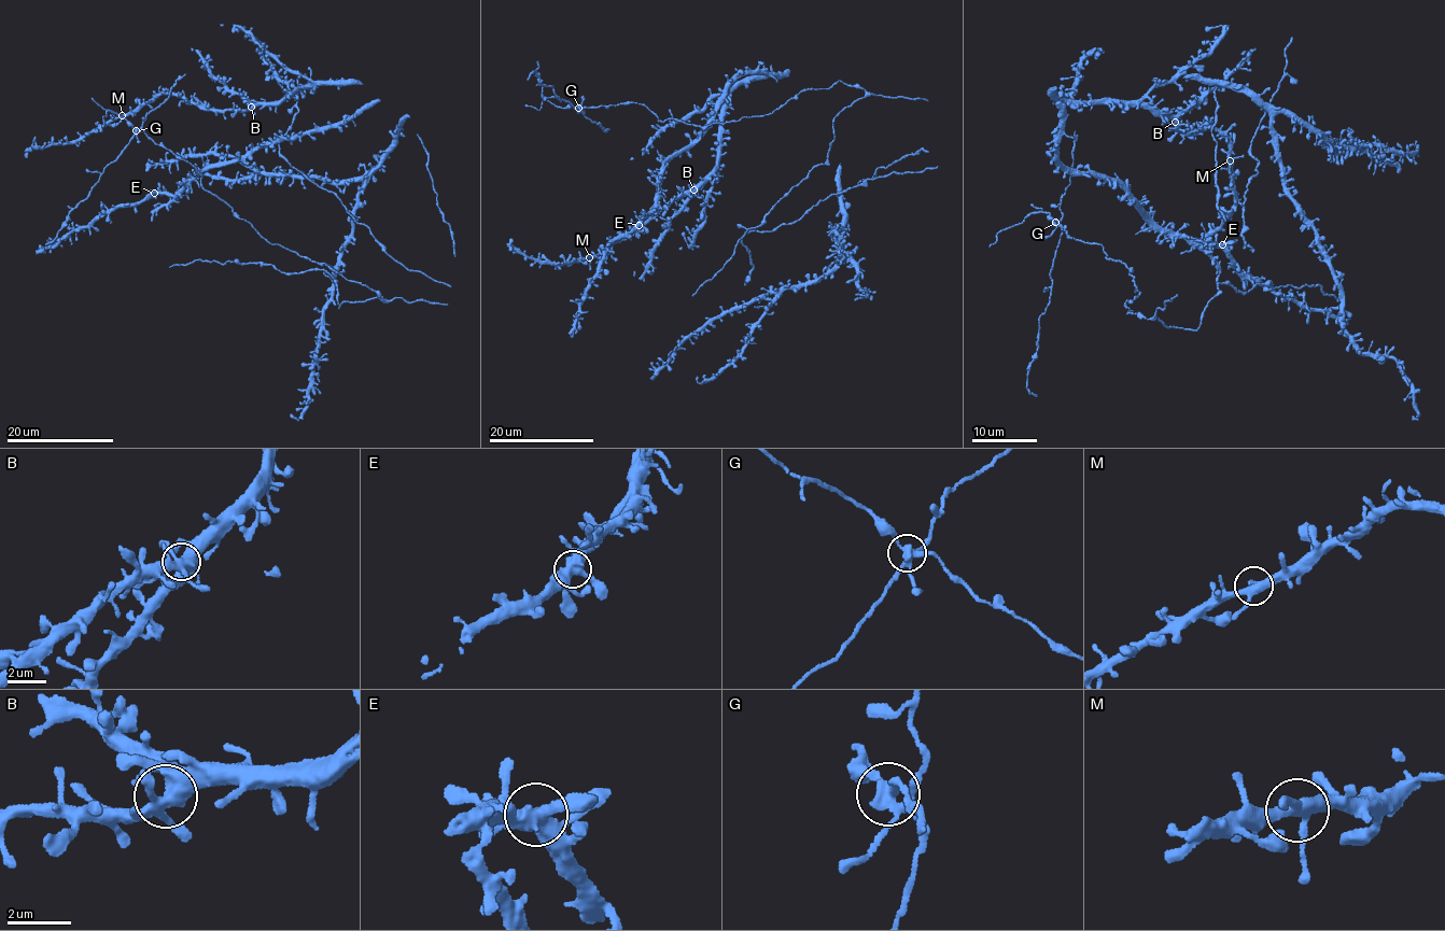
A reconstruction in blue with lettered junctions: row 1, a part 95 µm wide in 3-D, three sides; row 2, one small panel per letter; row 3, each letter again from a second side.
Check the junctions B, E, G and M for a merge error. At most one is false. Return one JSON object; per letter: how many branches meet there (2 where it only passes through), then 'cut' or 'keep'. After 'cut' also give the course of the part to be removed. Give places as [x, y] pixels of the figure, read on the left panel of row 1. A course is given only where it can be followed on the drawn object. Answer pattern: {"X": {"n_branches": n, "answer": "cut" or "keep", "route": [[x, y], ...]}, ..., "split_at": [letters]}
{"B": {"n_branches": 5, "answer": "keep"}, "E": {"n_branches": 5, "answer": "keep"}, "G": {"n_branches": 5, "answer": "cut", "route": [[136, 131], [123, 152], [104, 169], [89, 194], [69, 212], [56, 237], [46, 244]]}, "M": {"n_branches": 4, "answer": "keep"}, "split_at": ["G"]}

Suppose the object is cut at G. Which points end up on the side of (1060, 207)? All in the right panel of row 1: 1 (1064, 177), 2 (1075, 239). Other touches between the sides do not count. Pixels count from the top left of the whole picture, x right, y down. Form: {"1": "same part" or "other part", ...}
{"1": "other part", "2": "other part"}

